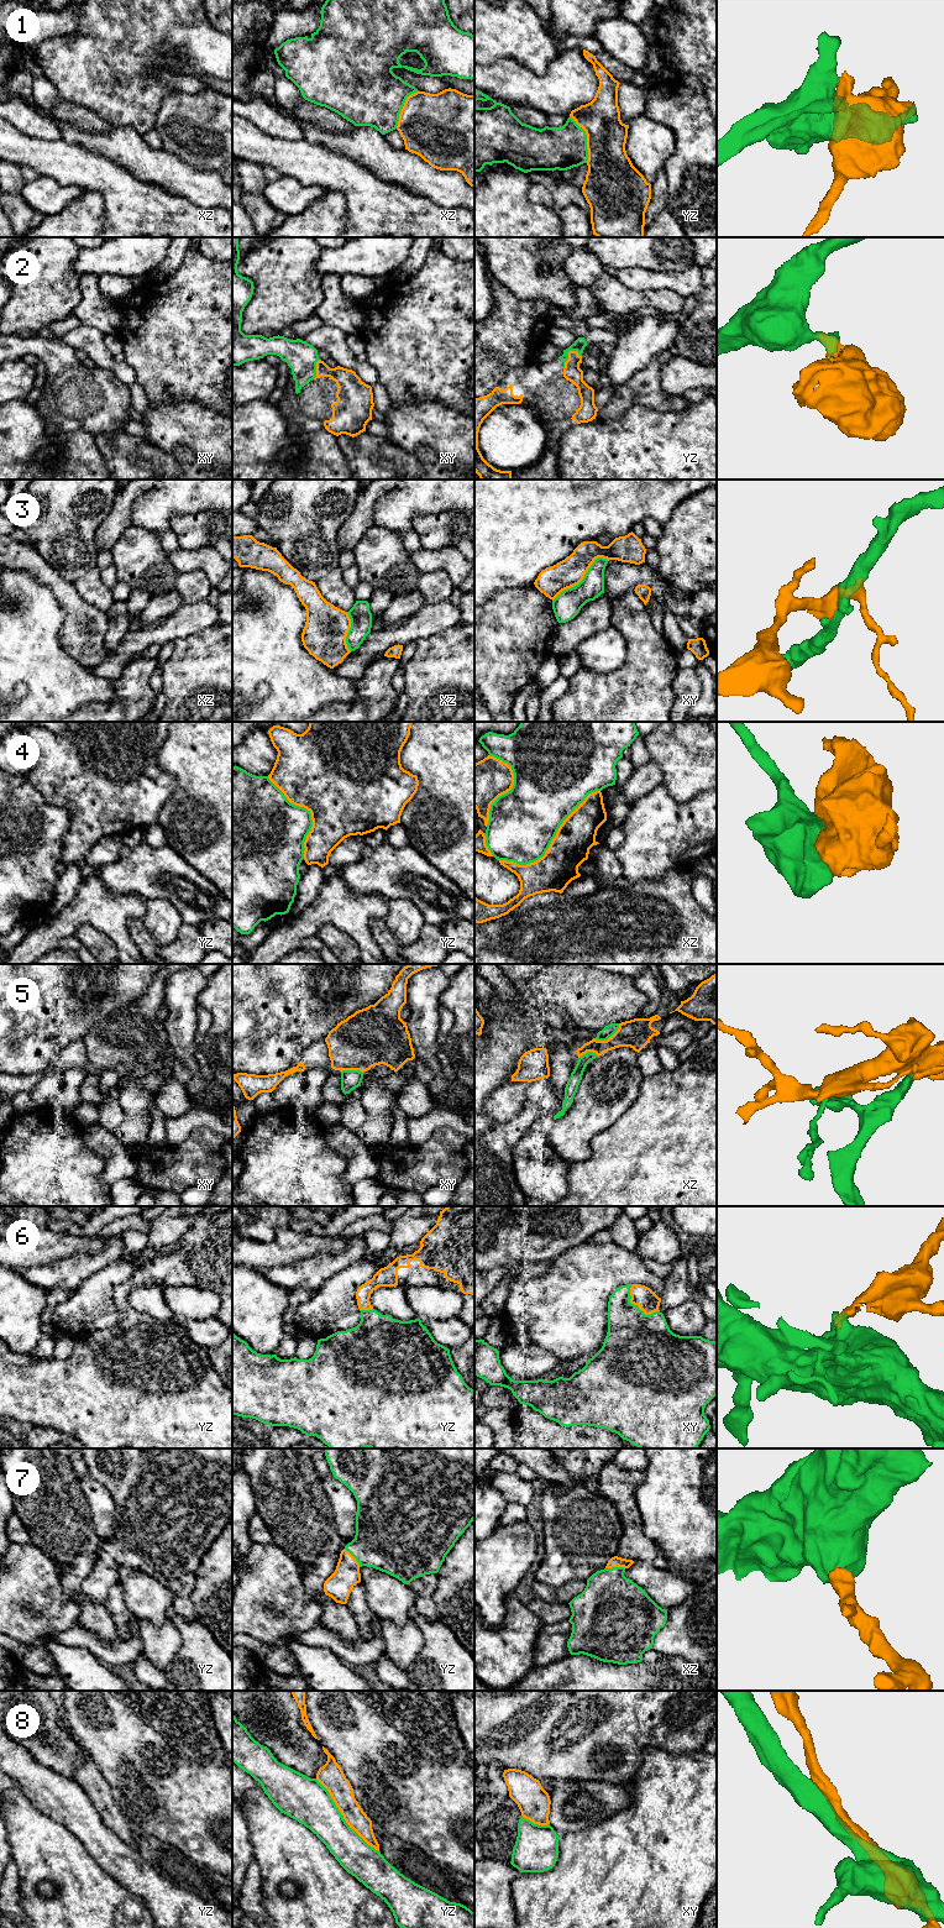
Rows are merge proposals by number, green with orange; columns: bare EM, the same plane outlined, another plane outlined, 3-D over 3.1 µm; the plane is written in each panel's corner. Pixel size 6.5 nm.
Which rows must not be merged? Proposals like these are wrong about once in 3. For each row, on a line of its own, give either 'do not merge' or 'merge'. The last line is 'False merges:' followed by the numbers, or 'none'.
1: do not merge
2: merge
3: do not merge
4: do not merge
5: do not merge
6: merge
7: merge
8: do not merge
False merges: 1, 3, 4, 5, 8

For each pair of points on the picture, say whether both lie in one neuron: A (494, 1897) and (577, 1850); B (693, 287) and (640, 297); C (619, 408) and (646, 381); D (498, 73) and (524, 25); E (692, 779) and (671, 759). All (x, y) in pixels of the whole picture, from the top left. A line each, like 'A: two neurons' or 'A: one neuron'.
A: two neurons
B: two neurons
C: one neuron
D: two neurons
E: one neuron

